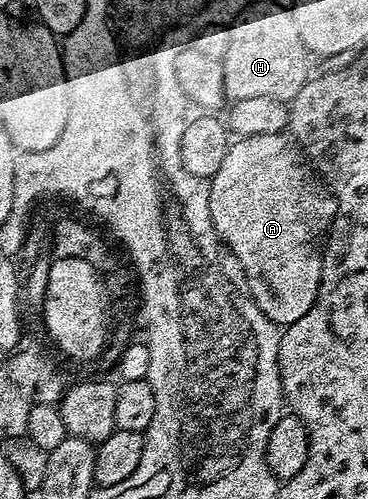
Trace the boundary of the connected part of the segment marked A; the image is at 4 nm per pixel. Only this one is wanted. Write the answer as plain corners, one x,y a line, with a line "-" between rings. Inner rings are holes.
286,133
235,138
220,169
216,169
213,179
209,180
209,185
214,229
218,232
219,240
236,257
240,257
244,272
248,275
251,290
249,298
255,308
261,311
263,319
269,319
274,325
289,325
300,321
300,317
304,317
304,313
308,313
316,301
322,280
322,238
338,216
338,202
329,186
316,174
302,148

